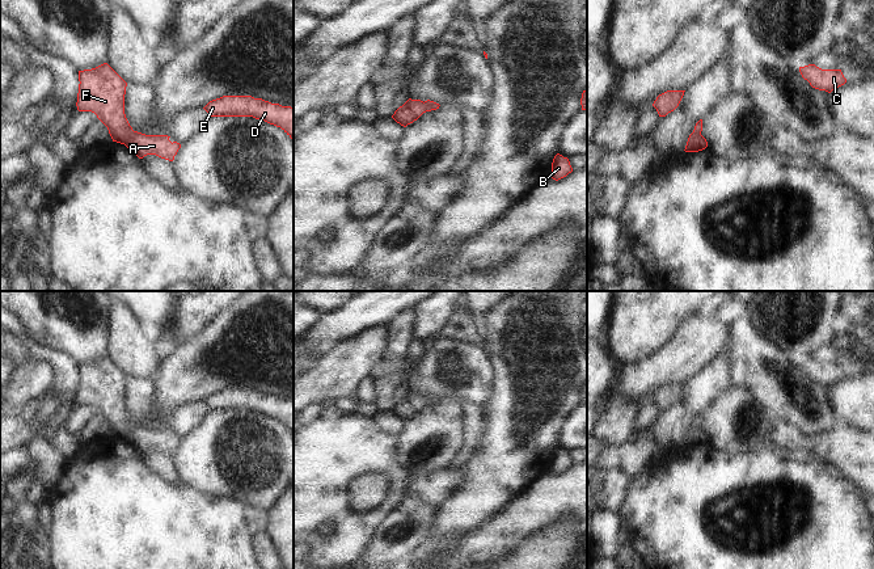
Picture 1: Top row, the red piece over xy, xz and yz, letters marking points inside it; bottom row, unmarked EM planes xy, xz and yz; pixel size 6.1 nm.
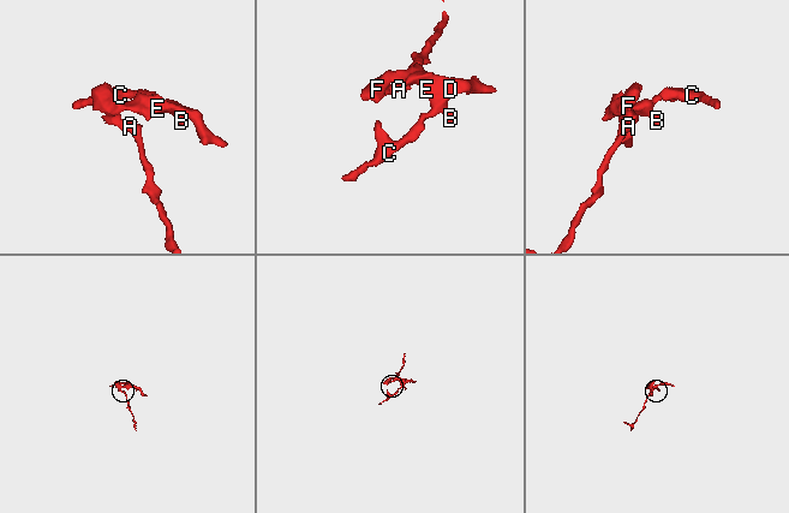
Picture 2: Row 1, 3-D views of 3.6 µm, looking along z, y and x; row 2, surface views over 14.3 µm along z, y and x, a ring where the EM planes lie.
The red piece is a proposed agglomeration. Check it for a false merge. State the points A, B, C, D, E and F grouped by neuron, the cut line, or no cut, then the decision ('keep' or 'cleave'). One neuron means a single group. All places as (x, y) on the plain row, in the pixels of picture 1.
groups A / B C D E F; cut xy (134, 425), (123, 437); cleave

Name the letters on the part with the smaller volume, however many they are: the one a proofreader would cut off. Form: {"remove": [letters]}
{"remove": ["A"]}

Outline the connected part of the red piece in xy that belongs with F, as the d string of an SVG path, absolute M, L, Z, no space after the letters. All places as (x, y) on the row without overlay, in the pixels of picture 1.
M107 358L79 364L77 404L92 405L107 421L113 435L124 438L134 426L124 408L124 388L127 376Z

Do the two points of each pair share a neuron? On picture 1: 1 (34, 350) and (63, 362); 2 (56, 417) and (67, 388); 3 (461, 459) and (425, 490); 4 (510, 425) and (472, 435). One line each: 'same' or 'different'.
1: same
2: different
3: different
4: different

